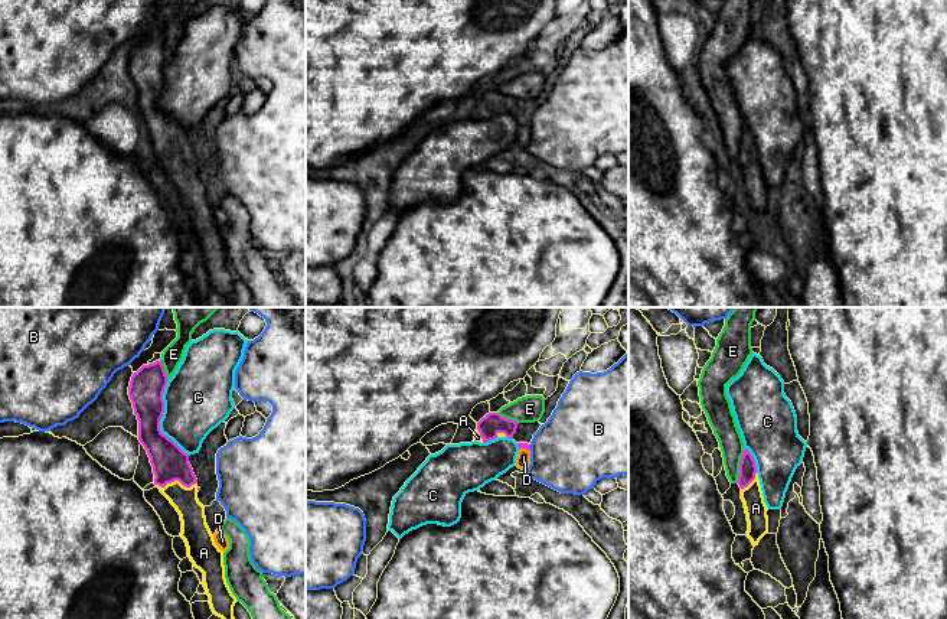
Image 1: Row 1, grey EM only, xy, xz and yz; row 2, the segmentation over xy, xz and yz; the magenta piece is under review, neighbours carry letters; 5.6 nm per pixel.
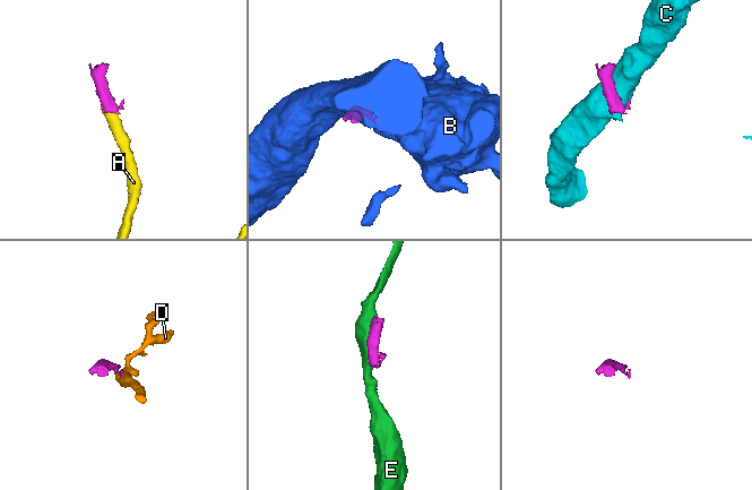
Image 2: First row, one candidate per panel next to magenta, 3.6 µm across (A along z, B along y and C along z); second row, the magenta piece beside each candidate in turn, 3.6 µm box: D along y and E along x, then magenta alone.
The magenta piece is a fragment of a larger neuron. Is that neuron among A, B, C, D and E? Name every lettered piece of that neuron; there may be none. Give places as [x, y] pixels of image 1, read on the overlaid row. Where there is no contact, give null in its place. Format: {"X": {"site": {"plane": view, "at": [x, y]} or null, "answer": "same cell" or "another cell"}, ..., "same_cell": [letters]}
{"A": {"site": {"plane": "xy", "at": [176, 479]}, "answer": "same cell"}, "B": {"site": {"plane": "xz", "at": [529, 448]}, "answer": "another cell"}, "C": {"site": {"plane": "xy", "at": [160, 419]}, "answer": "another cell"}, "D": {"site": {"plane": "xz", "at": [525, 448]}, "answer": "another cell"}, "E": {"site": {"plane": "yz", "at": [740, 465]}, "answer": "another cell"}, "same_cell": ["A"]}

